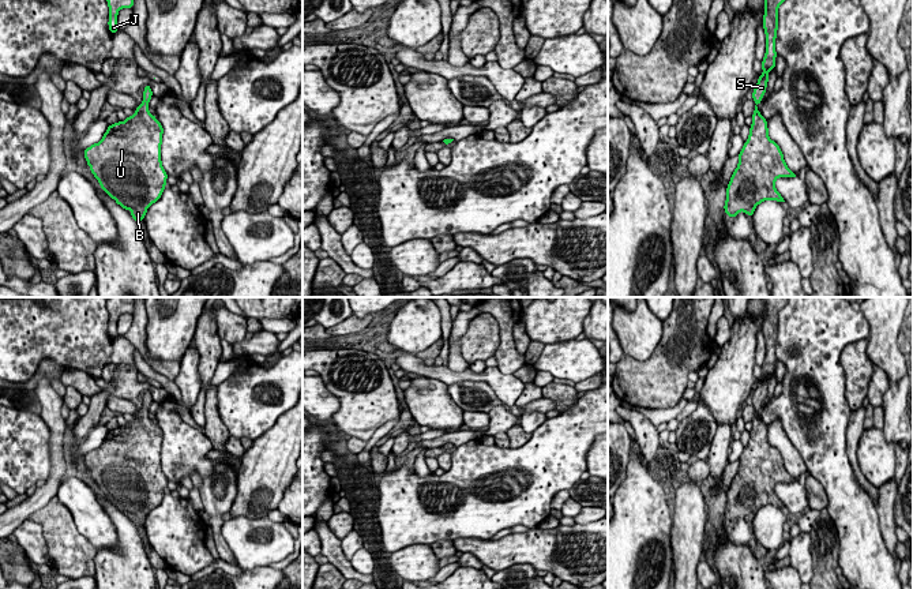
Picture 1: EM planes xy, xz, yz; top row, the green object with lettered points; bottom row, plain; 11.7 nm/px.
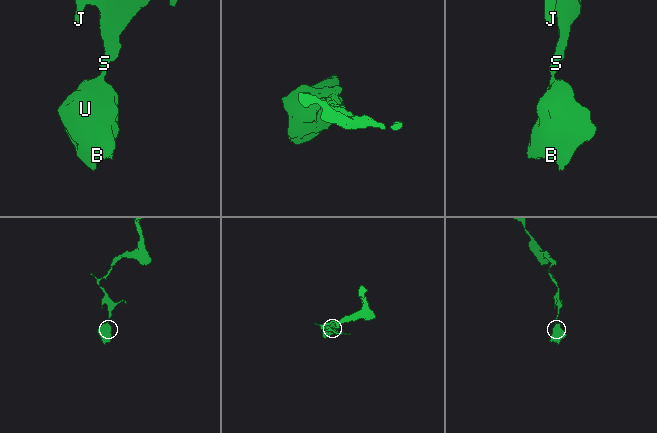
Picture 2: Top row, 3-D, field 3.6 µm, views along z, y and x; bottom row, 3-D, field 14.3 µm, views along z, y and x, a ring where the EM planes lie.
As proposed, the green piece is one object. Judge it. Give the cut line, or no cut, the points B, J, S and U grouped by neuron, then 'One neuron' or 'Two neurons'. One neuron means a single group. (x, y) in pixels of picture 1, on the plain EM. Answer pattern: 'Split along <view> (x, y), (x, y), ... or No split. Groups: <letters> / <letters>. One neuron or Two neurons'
No split. Groups: B J S U. One neuron

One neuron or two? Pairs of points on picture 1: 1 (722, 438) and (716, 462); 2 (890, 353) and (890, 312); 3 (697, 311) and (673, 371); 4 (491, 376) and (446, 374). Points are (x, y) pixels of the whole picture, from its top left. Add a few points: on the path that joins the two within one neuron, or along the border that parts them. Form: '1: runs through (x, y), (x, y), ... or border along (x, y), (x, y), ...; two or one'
1: runs through (721, 443), (718, 457); one
2: runs through (889, 344), (889, 322); one
3: runs through (686, 326), (684, 344), (673, 356); one
4: runs through (480, 376), (457, 376); one

